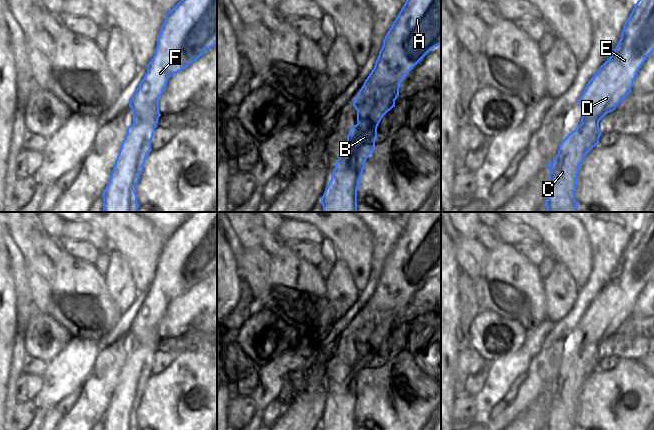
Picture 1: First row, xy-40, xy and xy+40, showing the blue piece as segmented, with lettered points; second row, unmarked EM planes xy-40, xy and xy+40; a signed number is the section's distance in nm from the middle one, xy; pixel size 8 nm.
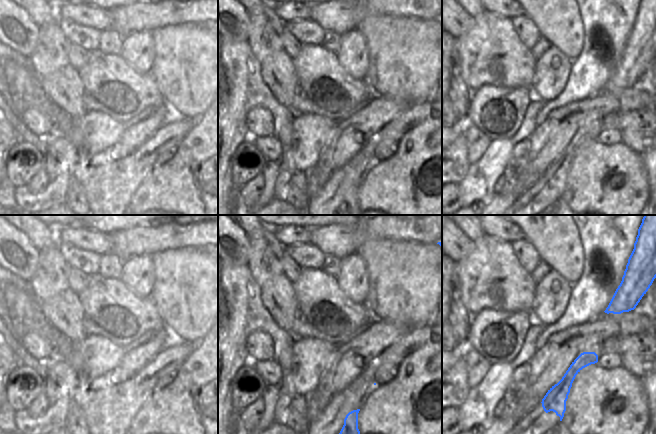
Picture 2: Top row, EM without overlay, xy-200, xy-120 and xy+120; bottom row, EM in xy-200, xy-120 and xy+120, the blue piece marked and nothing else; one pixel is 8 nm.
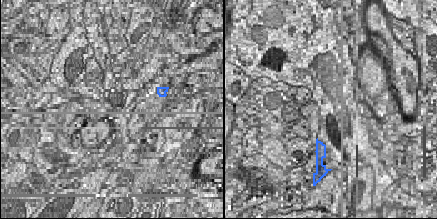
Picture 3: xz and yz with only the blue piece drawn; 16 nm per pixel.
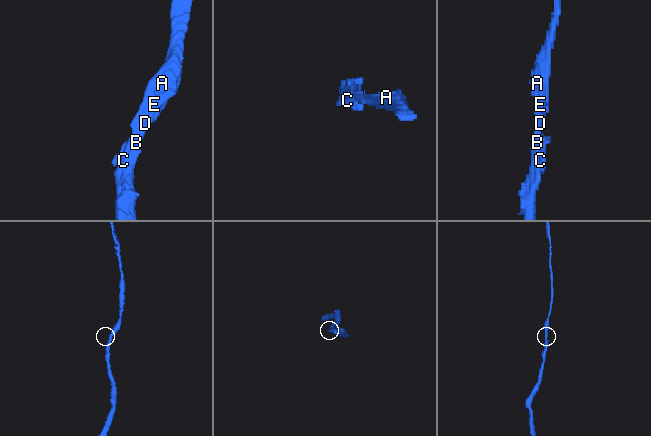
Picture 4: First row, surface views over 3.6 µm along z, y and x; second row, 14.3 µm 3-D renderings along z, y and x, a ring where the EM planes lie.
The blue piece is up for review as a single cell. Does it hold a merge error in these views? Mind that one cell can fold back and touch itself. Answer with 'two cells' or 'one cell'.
one cell

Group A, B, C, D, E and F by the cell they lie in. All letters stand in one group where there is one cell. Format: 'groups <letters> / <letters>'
groups A B C D E F

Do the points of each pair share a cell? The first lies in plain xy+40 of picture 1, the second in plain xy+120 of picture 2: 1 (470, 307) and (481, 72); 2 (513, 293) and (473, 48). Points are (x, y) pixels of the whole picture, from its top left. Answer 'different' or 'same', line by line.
1: different
2: same

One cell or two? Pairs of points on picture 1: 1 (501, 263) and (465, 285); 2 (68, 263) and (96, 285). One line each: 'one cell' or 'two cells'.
1: two cells
2: one cell

